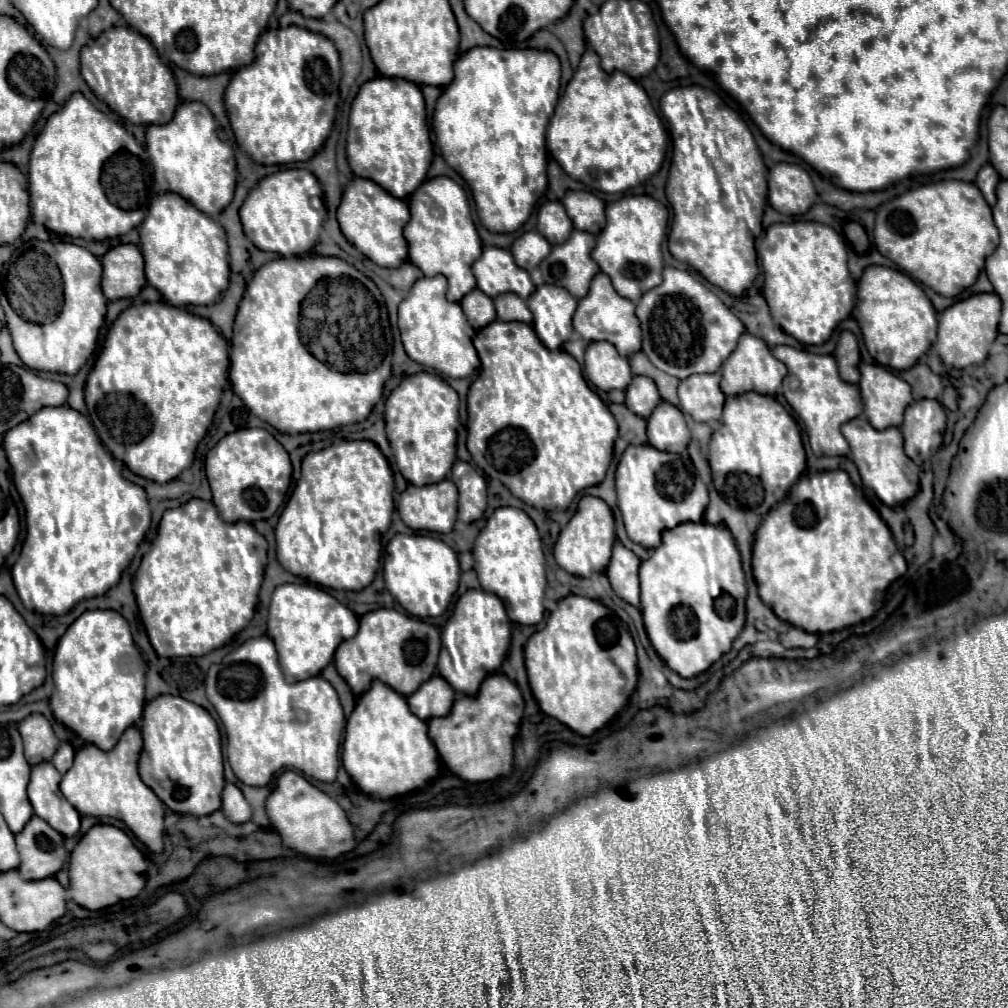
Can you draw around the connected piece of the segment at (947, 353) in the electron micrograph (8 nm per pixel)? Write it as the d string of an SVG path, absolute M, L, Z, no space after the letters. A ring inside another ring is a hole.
M978 293L970 295L948 307L938 315L938 339L934 343L934 351L940 355L944 365L962 369L968 365L984 363L988 357L988 349L998 335L1000 321L1000 299L996 293Z

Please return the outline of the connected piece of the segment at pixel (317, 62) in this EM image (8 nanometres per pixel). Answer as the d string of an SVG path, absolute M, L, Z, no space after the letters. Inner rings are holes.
M290 25L262 33L256 45L256 59L238 69L226 87L226 111L236 135L236 143L260 165L284 165L308 161L330 135L340 83L340 59L330 39L324 35Z

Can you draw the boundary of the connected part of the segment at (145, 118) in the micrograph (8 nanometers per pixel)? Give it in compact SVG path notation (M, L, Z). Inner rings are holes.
M112 27L82 49L80 65L82 77L94 95L120 117L134 125L164 125L172 119L178 105L178 85L144 35L128 27Z

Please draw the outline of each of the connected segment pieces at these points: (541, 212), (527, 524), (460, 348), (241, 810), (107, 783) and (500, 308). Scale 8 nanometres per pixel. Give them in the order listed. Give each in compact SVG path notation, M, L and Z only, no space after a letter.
M546 201L538 209L538 233L544 235L550 245L564 243L568 235L572 233L572 221L564 211L564 205L560 201Z
M500 507L486 521L486 527L474 541L474 571L484 591L498 595L508 609L508 617L520 625L536 625L544 617L546 559L534 521L516 507Z
M420 277L408 297L398 305L398 329L406 355L424 367L432 367L446 377L470 377L480 367L478 353L472 345L476 331L468 325L458 303L446 299L446 277Z
M226 783L222 791L222 813L230 823L246 823L252 817L248 801L244 799L242 791L232 783Z
M136 727L124 731L122 739L112 751L100 751L96 745L82 747L72 769L62 777L60 791L80 815L114 817L126 823L126 827L148 847L152 853L164 851L164 803L140 781L136 761L140 759L142 737Z
M504 293L494 299L496 313L500 321L520 321L520 323L532 323L532 313L524 299L520 299L514 293Z

